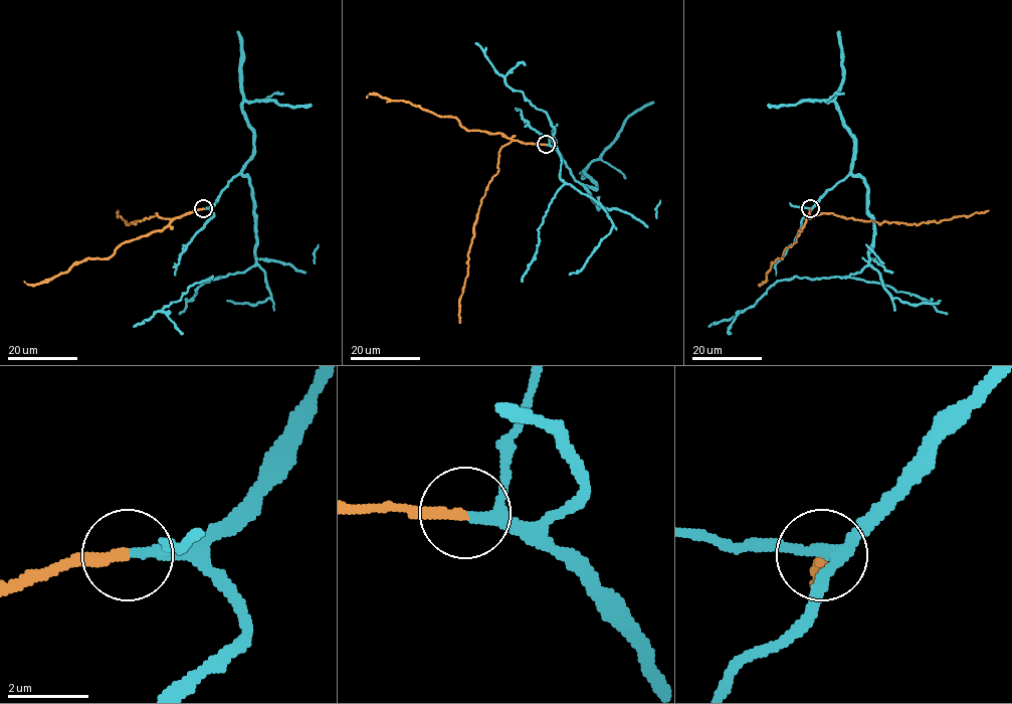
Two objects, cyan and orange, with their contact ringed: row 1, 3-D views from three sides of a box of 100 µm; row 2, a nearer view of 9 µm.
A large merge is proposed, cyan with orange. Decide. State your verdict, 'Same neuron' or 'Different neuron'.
Same neuron

